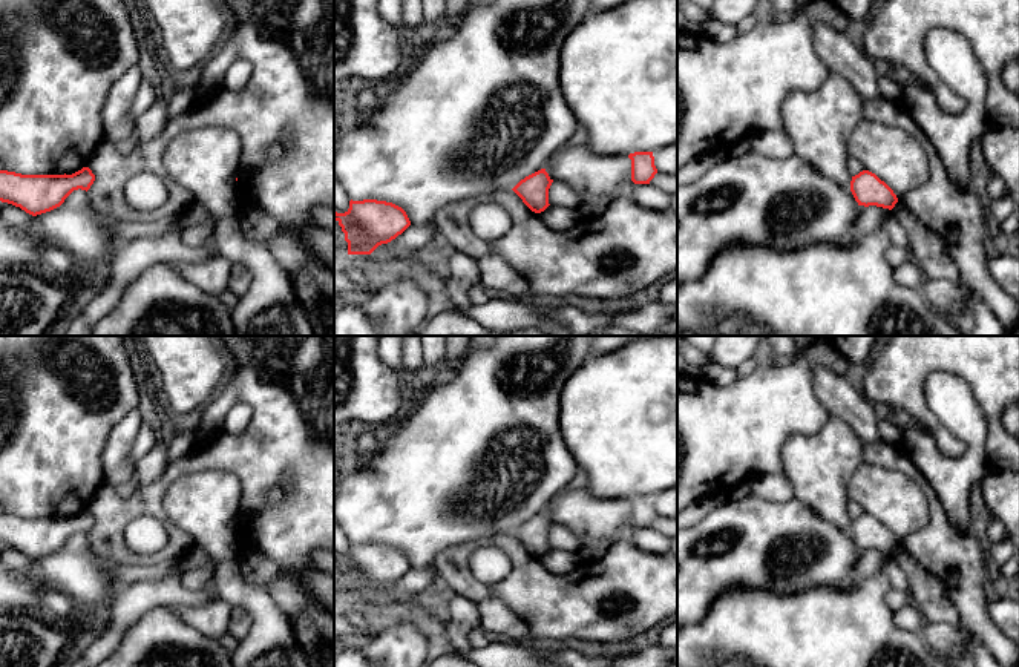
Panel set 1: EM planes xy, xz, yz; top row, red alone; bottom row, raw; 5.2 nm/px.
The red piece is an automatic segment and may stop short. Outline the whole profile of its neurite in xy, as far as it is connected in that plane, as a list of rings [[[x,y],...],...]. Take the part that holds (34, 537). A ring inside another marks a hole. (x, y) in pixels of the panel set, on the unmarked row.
[[[89,511],[72,518],[21,518],[0,514],[0,544],[37,560],[60,550],[74,534],[89,534],[95,518]]]

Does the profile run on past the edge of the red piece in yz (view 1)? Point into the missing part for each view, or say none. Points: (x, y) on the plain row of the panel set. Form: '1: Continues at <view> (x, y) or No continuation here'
1: No continuation here

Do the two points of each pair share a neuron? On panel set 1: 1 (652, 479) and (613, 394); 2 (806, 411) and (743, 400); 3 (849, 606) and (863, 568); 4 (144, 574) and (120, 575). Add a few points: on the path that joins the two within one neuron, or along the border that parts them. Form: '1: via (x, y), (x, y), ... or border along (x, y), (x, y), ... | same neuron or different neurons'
1: via (644, 457), (638, 423), (630, 416) | same neuron
2: via (791, 407), (759, 405) | same neuron
3: border along (883, 572), (874, 577), (860, 577) | different neurons
4: via (138, 574), (126, 575) | same neuron

